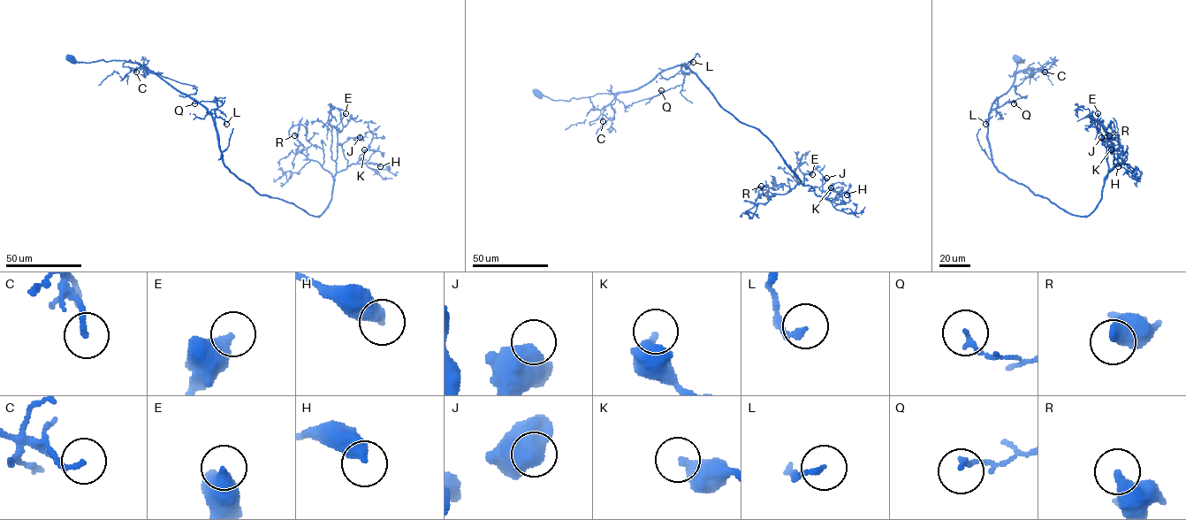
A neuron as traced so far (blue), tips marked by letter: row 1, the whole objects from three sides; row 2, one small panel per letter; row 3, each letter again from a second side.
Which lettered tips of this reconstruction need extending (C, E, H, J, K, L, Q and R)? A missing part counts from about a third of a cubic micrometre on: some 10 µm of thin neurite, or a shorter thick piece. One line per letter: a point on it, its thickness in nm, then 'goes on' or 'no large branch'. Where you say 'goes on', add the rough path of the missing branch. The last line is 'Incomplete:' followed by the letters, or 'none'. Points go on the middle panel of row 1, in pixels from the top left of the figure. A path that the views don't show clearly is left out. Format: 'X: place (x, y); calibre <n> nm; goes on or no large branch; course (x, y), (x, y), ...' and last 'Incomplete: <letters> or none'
C: place (603, 121); calibre 170 nm; no large branch
E: place (812, 174); calibre 500 nm; no large branch
H: place (847, 194); calibre 440 nm; no large branch
J: place (826, 178); calibre 650 nm; no large branch
K: place (831, 187); calibre 460 nm; no large branch
L: place (693, 62); calibre 190 nm; no large branch
Q: place (661, 90); calibre 150 nm; no large branch
R: place (761, 186); calibre 550 nm; no large branch
Incomplete: none

